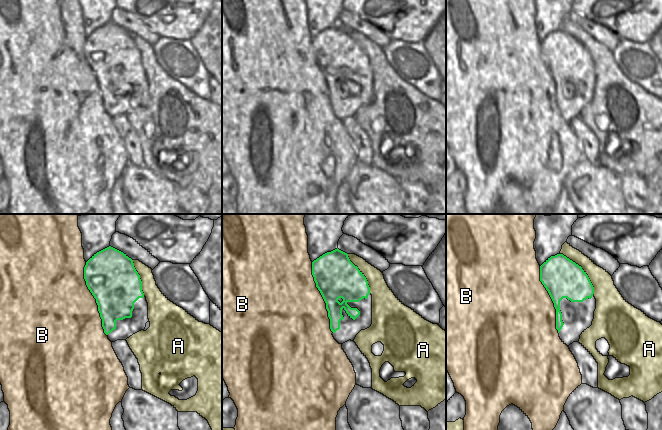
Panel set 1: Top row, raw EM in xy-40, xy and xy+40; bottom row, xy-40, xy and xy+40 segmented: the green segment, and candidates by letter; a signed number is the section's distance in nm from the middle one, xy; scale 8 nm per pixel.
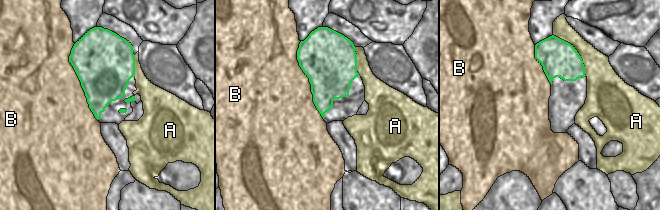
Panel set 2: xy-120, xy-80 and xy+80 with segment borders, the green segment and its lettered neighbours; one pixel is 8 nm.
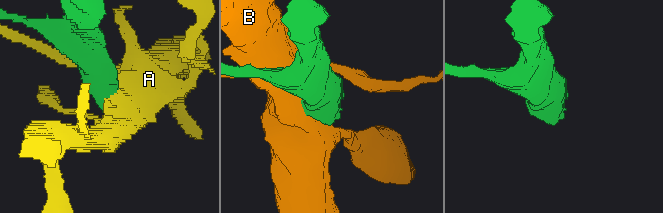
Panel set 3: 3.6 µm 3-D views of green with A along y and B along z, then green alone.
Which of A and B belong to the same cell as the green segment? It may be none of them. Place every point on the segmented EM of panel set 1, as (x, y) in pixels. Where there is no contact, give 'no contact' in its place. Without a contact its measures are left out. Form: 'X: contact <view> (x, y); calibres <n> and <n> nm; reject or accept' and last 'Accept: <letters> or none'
A: contact xy+40 (583, 270); calibres 320 and 190 nm; reject
B: contact xy-40 (95, 298); calibres 400 and 480 nm; reject
Accept: none

